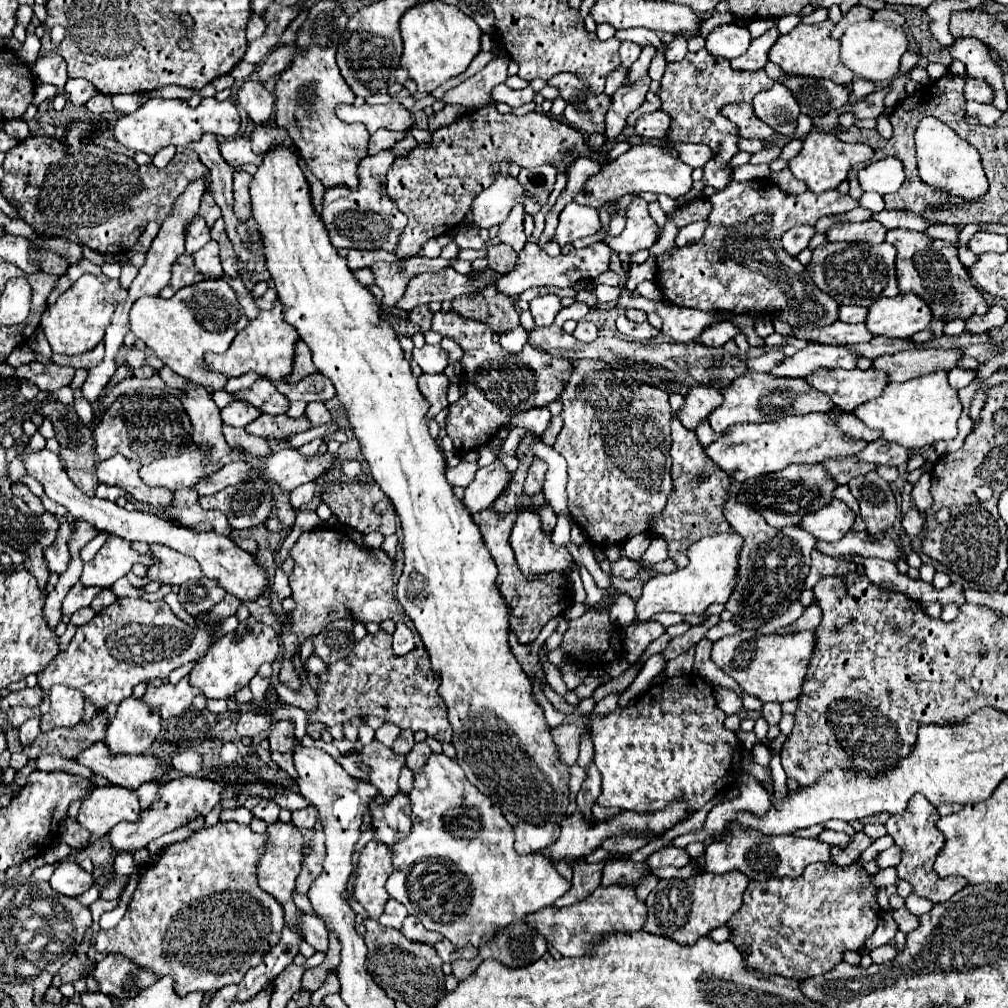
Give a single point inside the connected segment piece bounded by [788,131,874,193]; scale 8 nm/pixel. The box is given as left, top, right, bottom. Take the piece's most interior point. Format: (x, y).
(824, 162)

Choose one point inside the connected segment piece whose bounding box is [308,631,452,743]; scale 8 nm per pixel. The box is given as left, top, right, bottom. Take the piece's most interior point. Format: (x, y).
(373, 681)

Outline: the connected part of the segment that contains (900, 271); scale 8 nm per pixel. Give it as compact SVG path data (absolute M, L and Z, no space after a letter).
M892 229L886 233L886 241L896 247L896 275L902 293L916 293L922 297L930 307L936 319L968 319L970 315L978 313L984 315L988 311L984 297L972 285L972 279L966 267L958 259L958 251L952 243L930 239L926 233L906 231L906 229Z

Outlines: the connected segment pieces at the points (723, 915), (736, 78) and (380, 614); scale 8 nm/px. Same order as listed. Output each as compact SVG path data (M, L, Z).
M730 871L722 875L704 873L690 879L660 879L656 889L648 895L648 919L644 931L670 937L682 945L694 945L700 937L712 929L722 927L742 905L742 893L746 891L748 877L742 871Z
M700 49L698 53L686 53L680 63L668 63L666 71L660 79L660 91L656 93L662 101L662 111L666 111L672 119L668 139L672 143L704 143L716 153L712 161L704 165L704 183L714 189L724 189L732 177L732 169L728 161L738 153L738 129L730 125L726 117L722 117L722 107L728 103L752 101L756 93L770 89L774 81L766 75L766 71L736 71L730 67L730 61L722 57L714 57Z
M314 529L300 535L290 555L294 557L294 569L288 575L292 587L292 599L296 601L296 609L288 613L290 625L282 631L282 641L286 647L280 681L288 687L300 687L300 681L292 667L292 653L306 639L320 633L328 623L338 619L352 619L360 623L382 623L384 619L392 619L398 611L398 601L394 597L392 569L394 563L380 549L372 553L362 551L354 545L354 541L340 529Z

